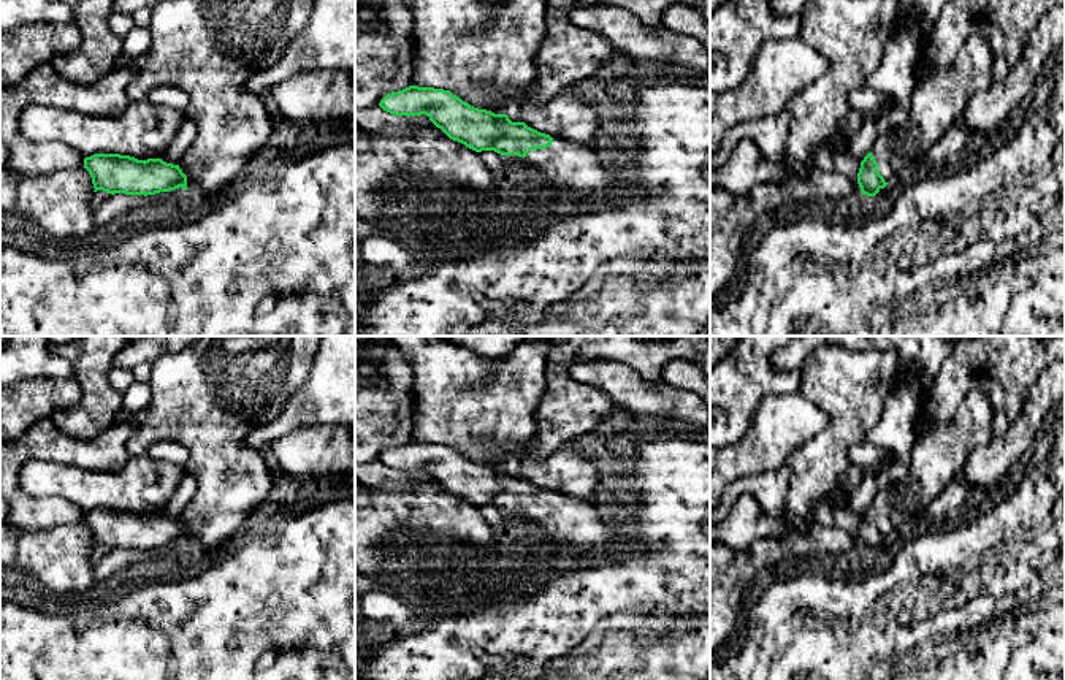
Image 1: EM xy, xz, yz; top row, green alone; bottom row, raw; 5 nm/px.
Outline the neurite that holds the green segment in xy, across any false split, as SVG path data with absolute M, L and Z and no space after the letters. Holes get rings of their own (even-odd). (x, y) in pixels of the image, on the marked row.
M94 154L84 159L94 192L103 190L111 195L155 195L182 187L187 189L187 176L179 165L162 159L138 160L120 154Z

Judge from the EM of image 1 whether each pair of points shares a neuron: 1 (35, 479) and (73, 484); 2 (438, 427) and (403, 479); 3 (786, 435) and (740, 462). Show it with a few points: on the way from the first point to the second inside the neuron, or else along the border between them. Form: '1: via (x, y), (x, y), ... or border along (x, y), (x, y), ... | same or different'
1: via (45, 479), (64, 481) | same
2: border along (416, 403), (409, 439) | different
3: via (775, 435), (751, 455) | same

